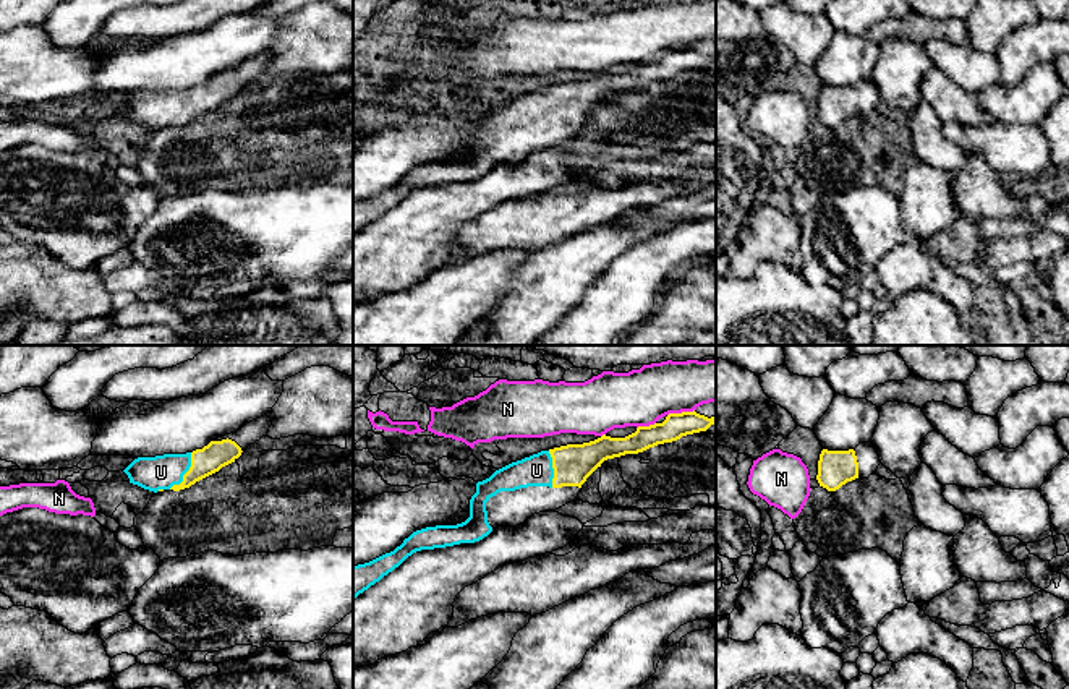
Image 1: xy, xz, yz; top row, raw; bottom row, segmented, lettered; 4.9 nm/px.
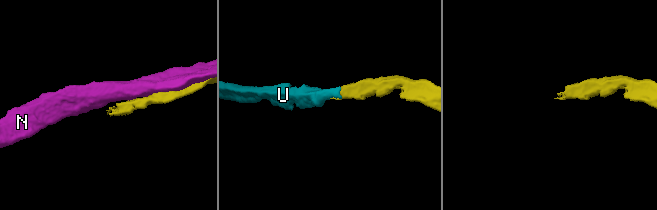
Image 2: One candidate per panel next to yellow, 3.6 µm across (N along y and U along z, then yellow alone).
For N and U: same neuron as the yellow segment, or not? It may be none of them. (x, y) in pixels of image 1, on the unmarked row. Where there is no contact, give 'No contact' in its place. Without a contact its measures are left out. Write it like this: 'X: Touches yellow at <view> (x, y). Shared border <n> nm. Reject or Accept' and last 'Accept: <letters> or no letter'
N: Touches yellow at xz (682, 49). Shared border 140 nm. Reject
U: Touches yellow at xy (185, 111). Shared border 220 nm. Accept
Accept: U

